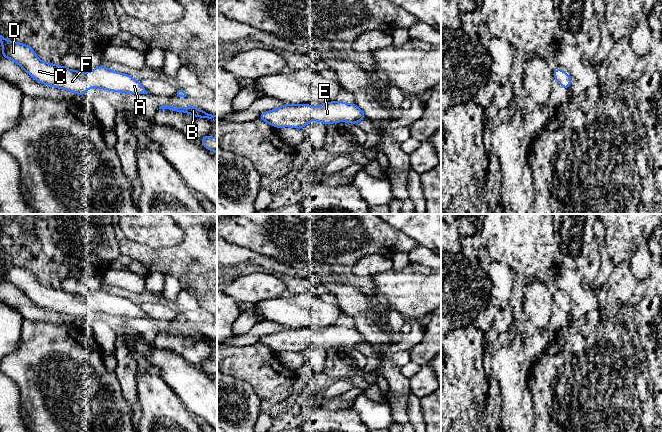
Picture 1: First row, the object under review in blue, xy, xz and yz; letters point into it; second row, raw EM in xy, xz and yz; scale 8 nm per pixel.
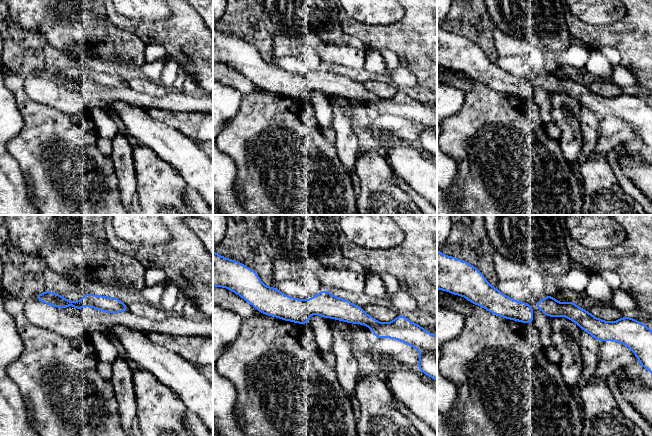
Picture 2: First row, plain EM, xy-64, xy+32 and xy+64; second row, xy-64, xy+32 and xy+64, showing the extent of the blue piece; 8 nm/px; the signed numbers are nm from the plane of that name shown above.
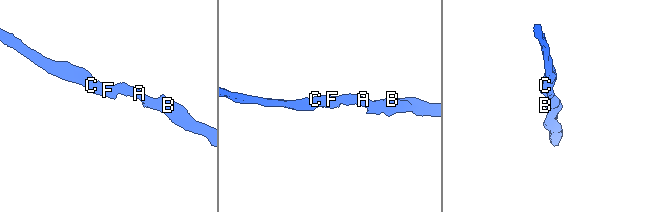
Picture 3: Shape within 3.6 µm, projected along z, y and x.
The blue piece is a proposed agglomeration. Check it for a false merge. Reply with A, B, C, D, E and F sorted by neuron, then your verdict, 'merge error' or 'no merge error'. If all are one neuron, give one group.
A B C D E F; no merge error

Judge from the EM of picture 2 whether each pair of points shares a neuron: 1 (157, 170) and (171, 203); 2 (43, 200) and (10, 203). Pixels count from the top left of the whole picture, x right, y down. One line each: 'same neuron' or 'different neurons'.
1: same neuron
2: different neurons

